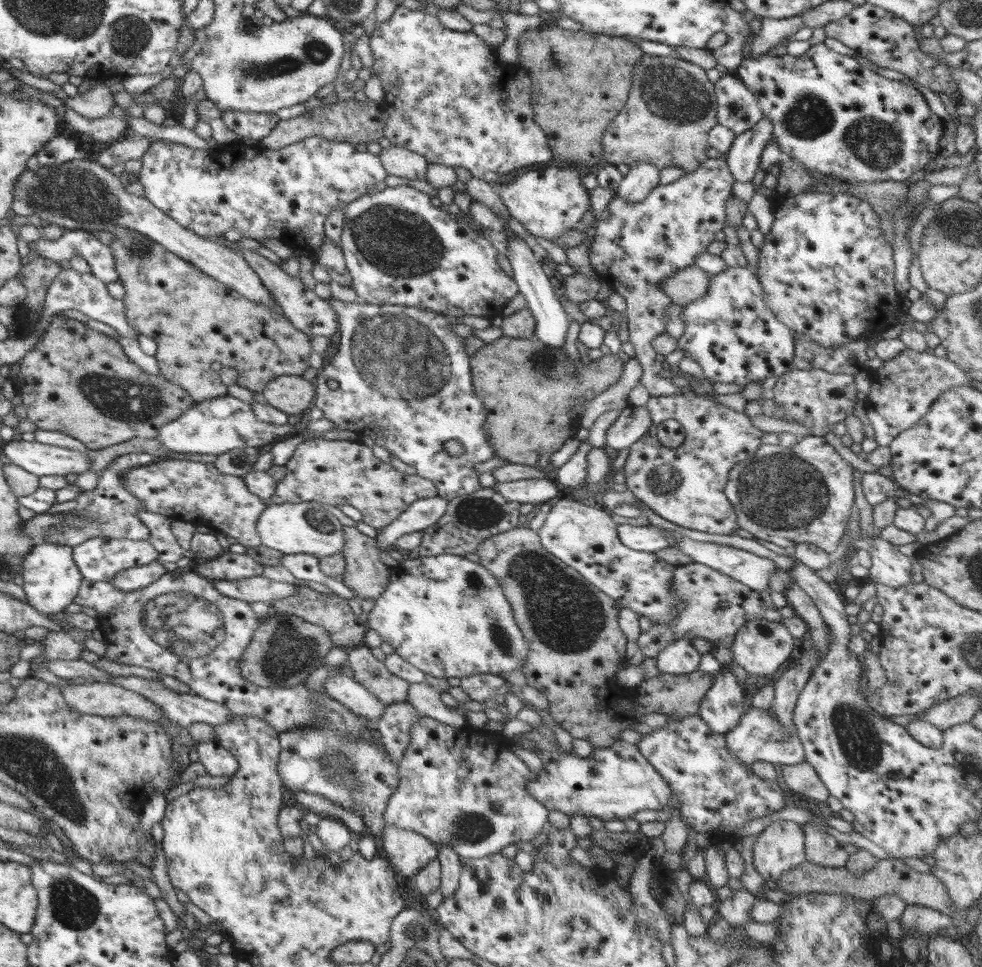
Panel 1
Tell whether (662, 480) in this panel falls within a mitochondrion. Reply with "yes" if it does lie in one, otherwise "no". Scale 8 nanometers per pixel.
yes

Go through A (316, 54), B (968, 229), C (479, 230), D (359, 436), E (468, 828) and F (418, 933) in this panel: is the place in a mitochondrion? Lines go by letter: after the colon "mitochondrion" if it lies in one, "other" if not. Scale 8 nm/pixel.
A: mitochondrion
B: mitochondrion
C: other
D: other
E: mitochondrion
F: mitochondrion

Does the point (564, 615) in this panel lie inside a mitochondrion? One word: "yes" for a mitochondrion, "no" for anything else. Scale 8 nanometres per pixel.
yes

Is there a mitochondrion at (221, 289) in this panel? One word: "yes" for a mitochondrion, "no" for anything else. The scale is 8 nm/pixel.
no

